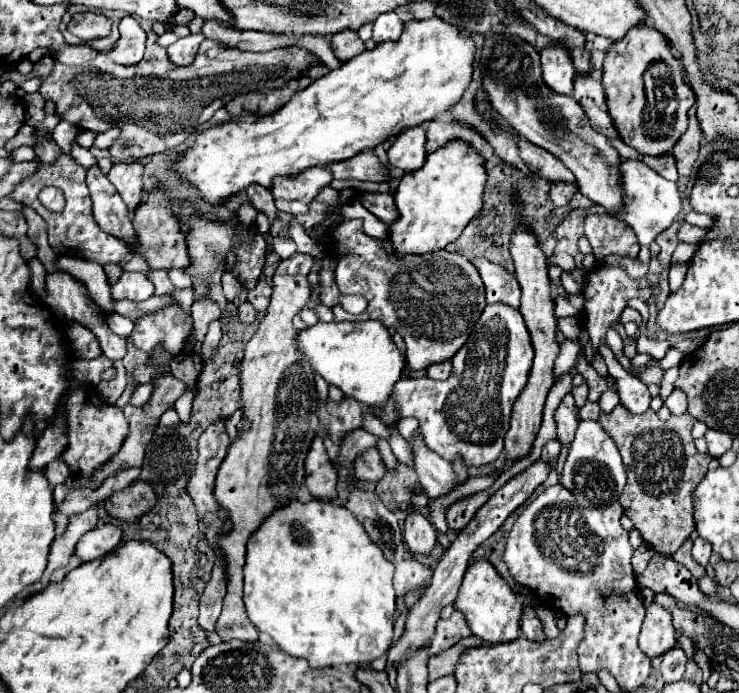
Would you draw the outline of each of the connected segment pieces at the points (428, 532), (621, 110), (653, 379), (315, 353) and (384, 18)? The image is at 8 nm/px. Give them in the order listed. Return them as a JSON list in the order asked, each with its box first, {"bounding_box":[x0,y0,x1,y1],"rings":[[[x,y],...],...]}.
[{"bounding_box":[404,509,436,553],"rings":[[[410,509],[404,523],[404,541],[412,553],[430,553],[436,543],[436,531],[432,523],[416,509]]]},{"bounding_box":[602,25,694,155],"rings":[[[648,25],[632,27],[626,37],[606,53],[602,85],[608,113],[620,139],[640,155],[668,155],[688,127],[688,109],[694,105],[694,91],[684,81],[684,71],[674,59],[662,33]]]},{"bounding_box":[638,361,663,385],"rings":[[[650,361],[650,363],[648,363],[648,369],[646,369],[646,371],[640,371],[640,375],[638,375],[638,379],[642,379],[642,382],[646,385],[660,385],[660,383],[662,383],[663,371],[660,371],[660,367],[654,367],[654,365],[656,365],[656,363]]]},{"bounding_box":[296,321,406,407],"rings":[[[380,321],[316,323],[314,327],[302,331],[296,341],[314,371],[318,371],[328,383],[340,387],[344,395],[374,407],[384,407],[394,383],[406,367],[404,353],[398,351],[392,335]]]},{"bounding_box":[372,11,404,43],"rings":[[[392,11],[392,13],[382,13],[376,21],[374,21],[374,35],[372,39],[376,43],[386,43],[386,41],[398,41],[400,33],[404,29],[404,23],[400,21],[400,17]]]}]

